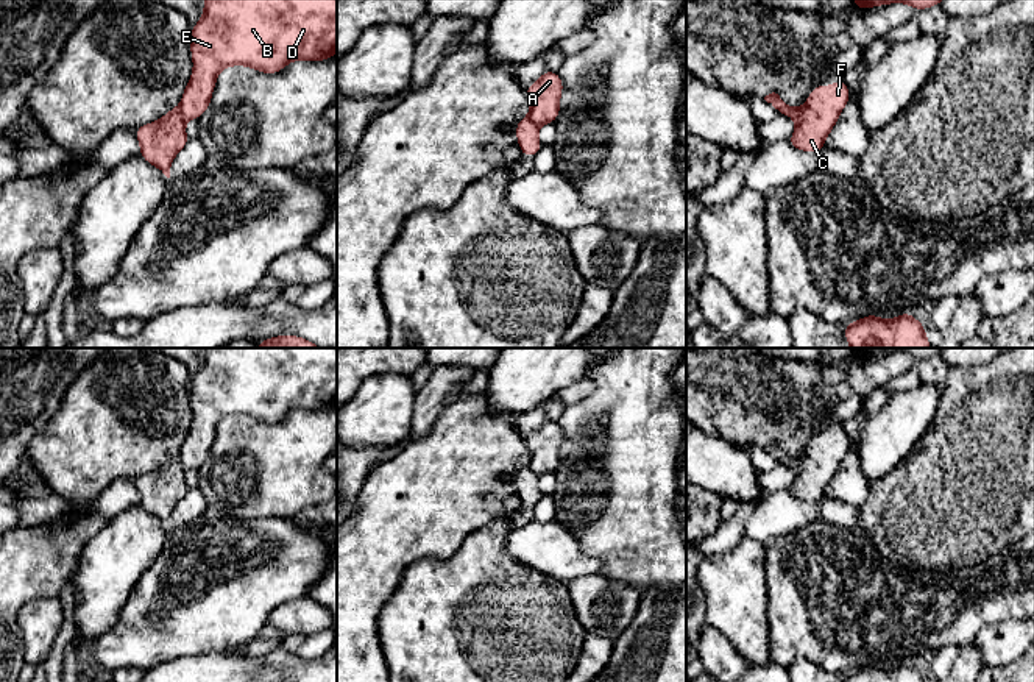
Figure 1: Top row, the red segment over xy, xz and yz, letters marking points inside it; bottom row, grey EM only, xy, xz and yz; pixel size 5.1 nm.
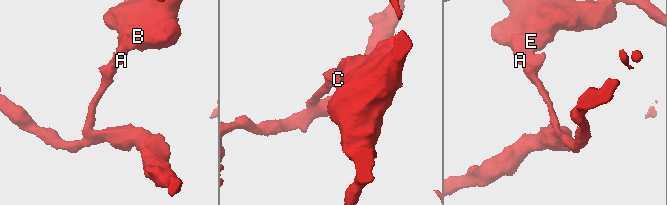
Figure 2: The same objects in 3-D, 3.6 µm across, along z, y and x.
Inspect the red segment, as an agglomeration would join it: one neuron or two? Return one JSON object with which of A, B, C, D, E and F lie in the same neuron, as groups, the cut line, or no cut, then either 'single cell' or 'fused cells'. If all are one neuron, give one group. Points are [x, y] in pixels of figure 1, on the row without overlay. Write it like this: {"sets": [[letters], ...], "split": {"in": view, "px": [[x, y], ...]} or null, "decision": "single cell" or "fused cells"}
{"sets": [["A", "B", "D", "E"], ["C", "F"]], "split": {"in": "yz", "px": [[805, 454], [794, 468]]}, "decision": "fused cells"}

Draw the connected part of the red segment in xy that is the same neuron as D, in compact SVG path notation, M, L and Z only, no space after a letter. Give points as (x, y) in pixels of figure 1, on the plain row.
M204 348L204 361L192 376L193 420L181 448L184 470L200 468L211 454L218 423L245 415L278 423L292 410L324 410L337 403L337 348Z

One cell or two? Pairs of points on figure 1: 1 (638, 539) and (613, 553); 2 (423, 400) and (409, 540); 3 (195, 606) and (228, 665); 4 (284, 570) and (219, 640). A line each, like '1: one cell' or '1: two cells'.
1: one cell
2: two cells
3: two cells
4: one cell

